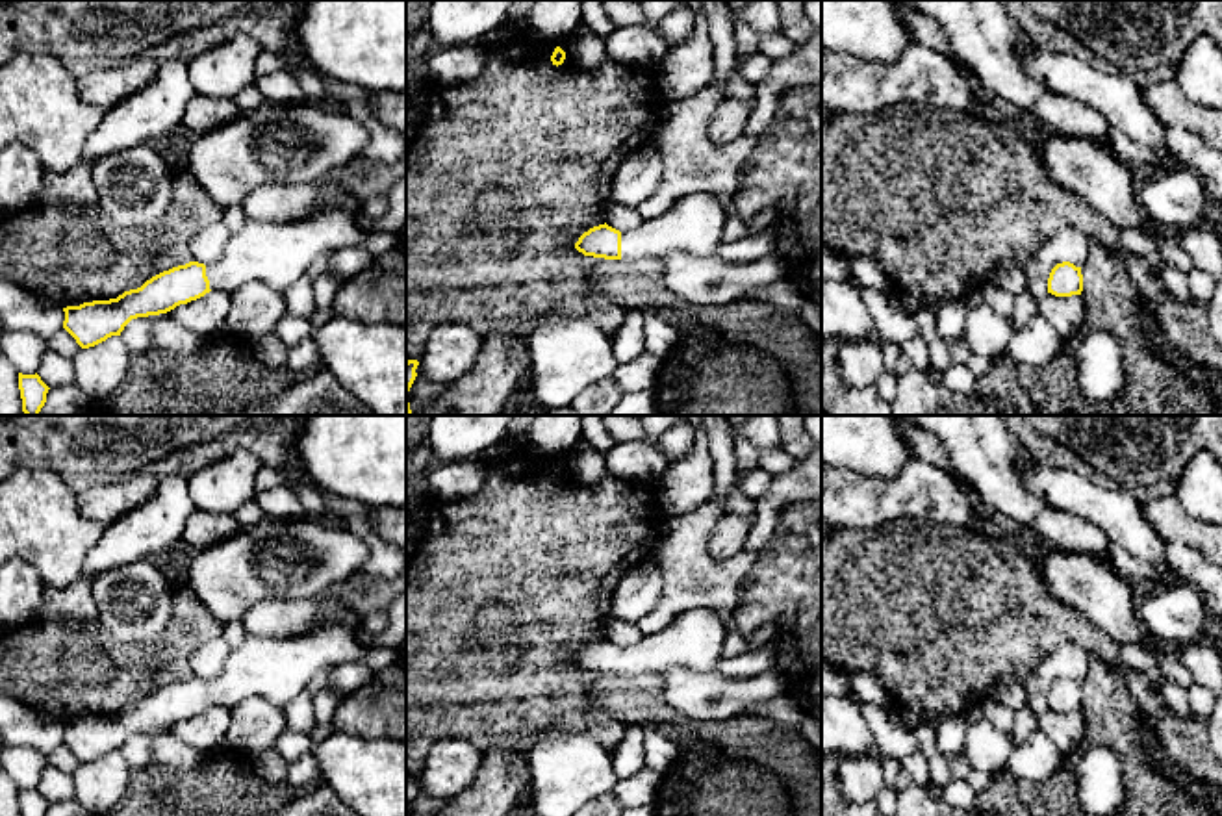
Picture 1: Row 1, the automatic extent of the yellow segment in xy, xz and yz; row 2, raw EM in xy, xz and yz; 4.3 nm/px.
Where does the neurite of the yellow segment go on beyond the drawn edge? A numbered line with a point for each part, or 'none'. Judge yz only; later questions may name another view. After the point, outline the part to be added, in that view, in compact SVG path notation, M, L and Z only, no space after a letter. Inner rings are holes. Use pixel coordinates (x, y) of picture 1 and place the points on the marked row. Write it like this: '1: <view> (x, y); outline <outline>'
none

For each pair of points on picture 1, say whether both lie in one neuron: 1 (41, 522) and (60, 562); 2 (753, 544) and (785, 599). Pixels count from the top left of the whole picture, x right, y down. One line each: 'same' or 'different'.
1: same
2: different

